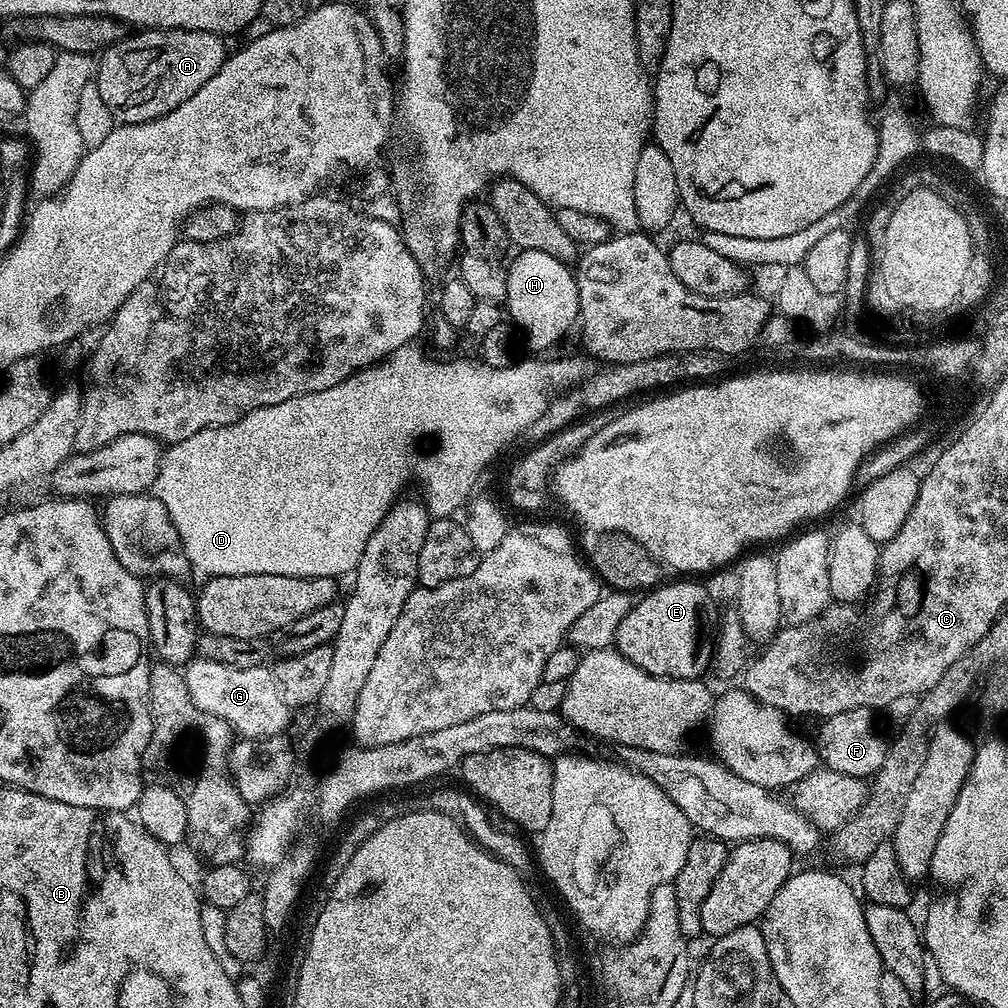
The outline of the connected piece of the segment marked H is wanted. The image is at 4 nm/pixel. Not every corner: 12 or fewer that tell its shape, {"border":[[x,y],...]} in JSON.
{"border":[[542,250],[507,265],[506,312],[540,354],[573,331],[575,271]]}

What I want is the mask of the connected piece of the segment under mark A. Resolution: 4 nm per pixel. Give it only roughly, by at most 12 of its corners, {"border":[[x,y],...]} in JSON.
{"border":[[140,30],[94,82],[120,124],[162,118],[226,59],[215,32]]}

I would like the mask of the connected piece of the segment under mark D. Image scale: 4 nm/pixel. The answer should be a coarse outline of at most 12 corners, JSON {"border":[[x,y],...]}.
{"border":[[415,343],[160,457],[205,577],[341,578],[433,517],[587,354]]}

